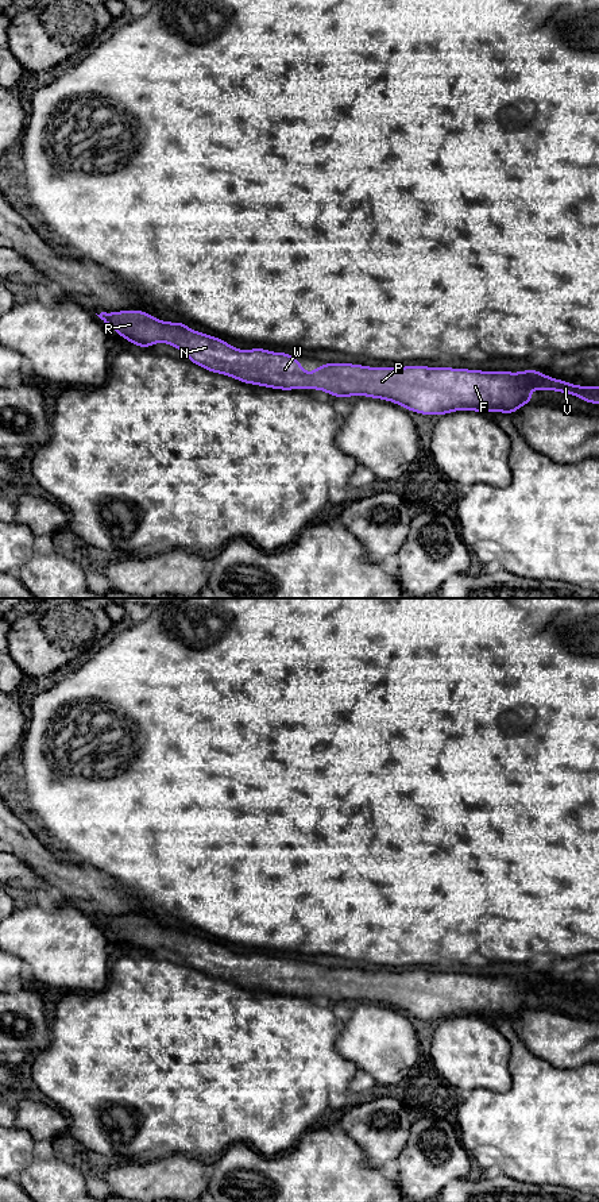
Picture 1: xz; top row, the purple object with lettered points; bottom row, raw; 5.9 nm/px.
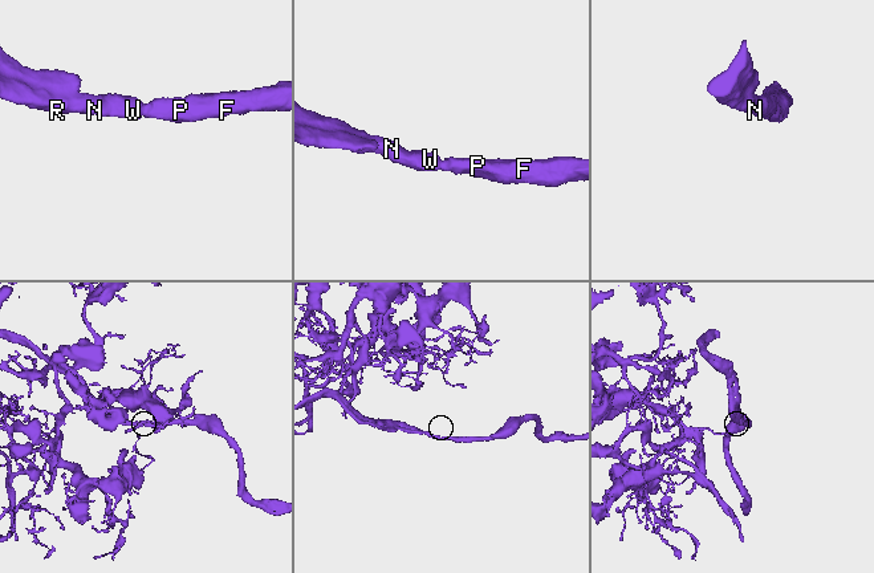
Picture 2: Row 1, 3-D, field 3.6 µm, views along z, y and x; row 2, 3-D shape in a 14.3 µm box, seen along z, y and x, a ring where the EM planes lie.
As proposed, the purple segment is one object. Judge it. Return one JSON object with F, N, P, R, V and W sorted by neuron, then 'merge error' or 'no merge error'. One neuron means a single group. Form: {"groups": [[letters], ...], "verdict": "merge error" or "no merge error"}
{"groups": [["F", "N", "P", "R", "V", "W"]], "verdict": "no merge error"}

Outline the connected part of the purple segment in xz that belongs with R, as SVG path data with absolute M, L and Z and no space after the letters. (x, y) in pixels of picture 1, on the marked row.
M144 311L101 312L97 315L105 325L111 325L124 340L131 340L135 347L151 347L158 342L169 343L183 351L188 361L201 367L236 378L244 384L260 385L273 389L294 390L304 389L324 390L333 397L366 396L393 401L407 411L421 415L443 416L459 409L490 413L491 411L514 413L522 405L533 401L533 388L540 390L557 390L573 394L583 401L599 404L599 386L577 386L567 381L541 374L538 370L510 371L480 371L452 367L368 367L352 363L324 363L310 373L302 371L301 362L287 352L271 352L264 348L236 350L224 339L217 339L186 327L185 321L169 323L154 319Z

